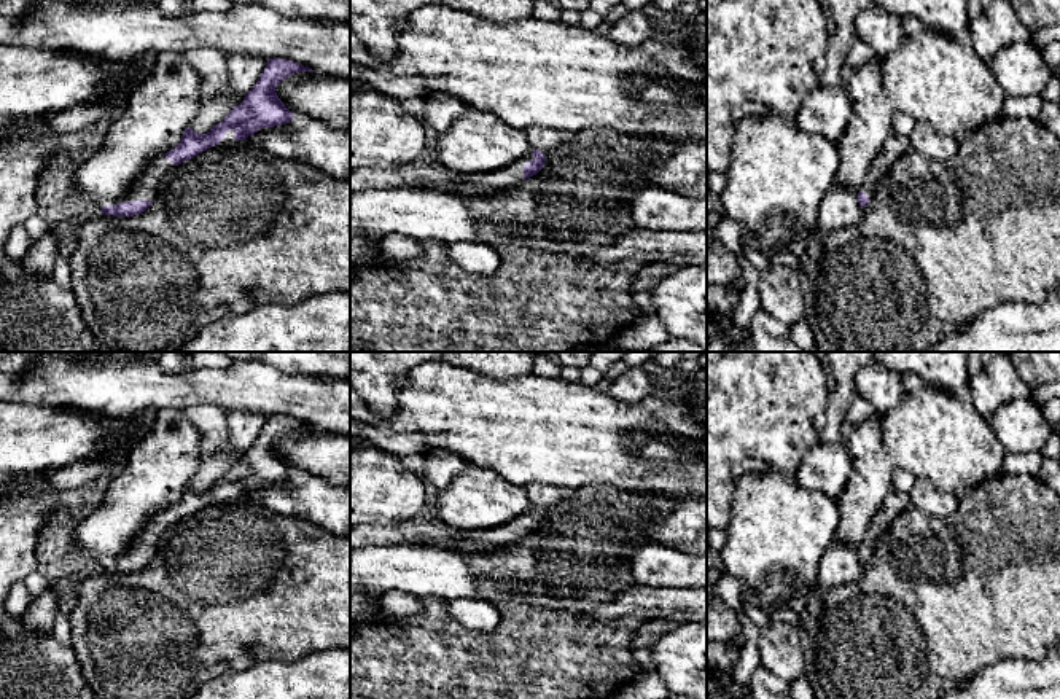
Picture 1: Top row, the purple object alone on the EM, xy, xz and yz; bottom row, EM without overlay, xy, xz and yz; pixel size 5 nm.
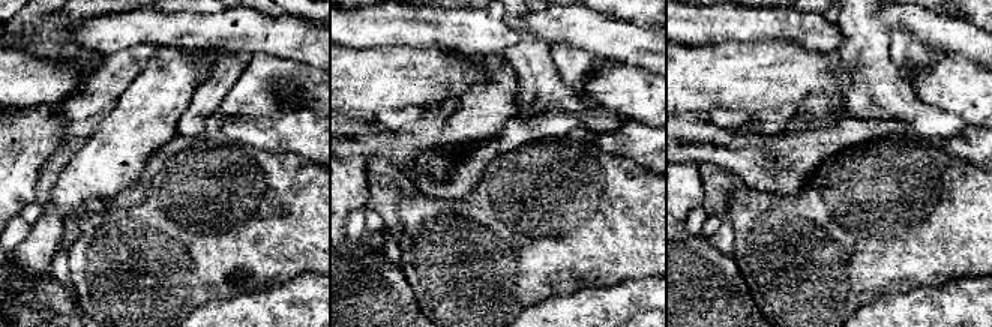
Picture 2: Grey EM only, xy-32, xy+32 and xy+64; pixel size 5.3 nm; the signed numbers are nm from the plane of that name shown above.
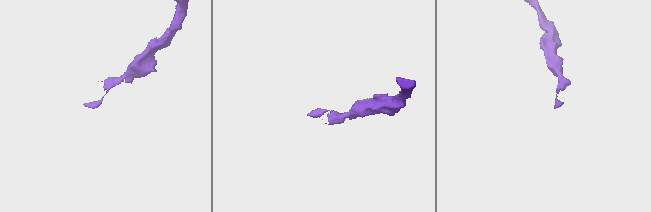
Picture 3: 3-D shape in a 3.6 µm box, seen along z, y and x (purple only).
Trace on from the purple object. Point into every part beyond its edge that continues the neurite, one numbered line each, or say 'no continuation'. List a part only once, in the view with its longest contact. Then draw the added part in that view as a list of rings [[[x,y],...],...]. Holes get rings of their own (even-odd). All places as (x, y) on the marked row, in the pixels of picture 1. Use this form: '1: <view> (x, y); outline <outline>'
1: xy (147, 187); outline [[[164,154],[158,156],[142,174],[140,180],[119,199],[102,199],[97,210],[105,205],[118,205],[119,202],[150,201],[156,196],[162,178],[175,167]]]

